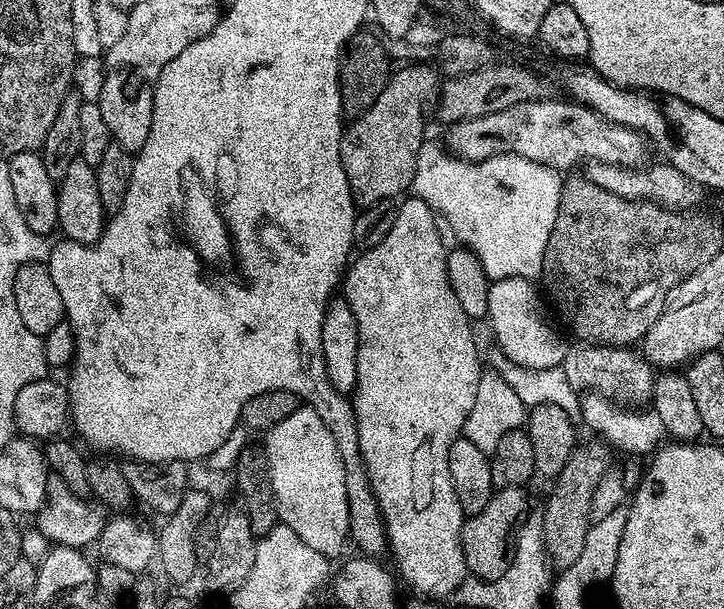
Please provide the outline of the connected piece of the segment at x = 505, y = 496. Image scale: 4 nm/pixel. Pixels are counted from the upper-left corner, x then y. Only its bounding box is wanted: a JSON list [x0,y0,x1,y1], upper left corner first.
[460,488,530,582]

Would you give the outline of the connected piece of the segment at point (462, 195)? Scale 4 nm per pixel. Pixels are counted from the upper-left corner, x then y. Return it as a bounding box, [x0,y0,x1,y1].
[411,142,554,281]

